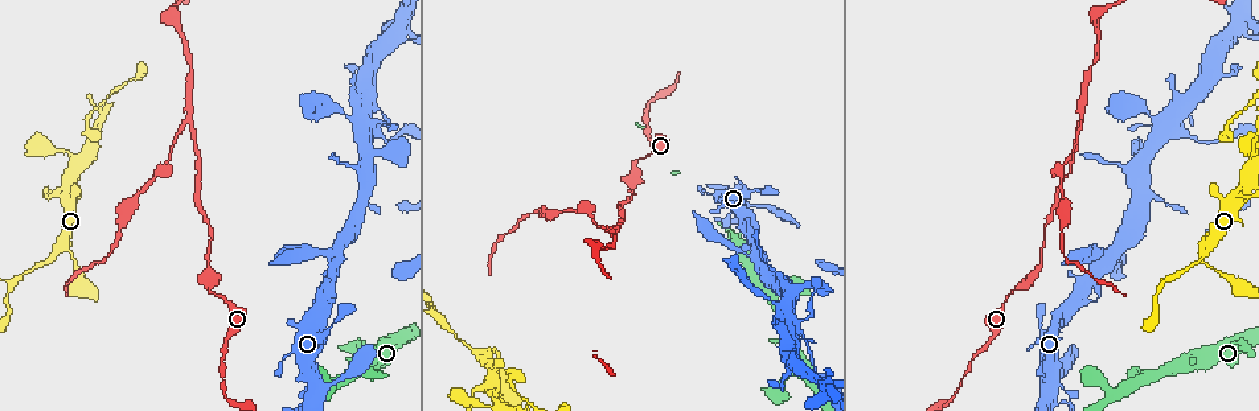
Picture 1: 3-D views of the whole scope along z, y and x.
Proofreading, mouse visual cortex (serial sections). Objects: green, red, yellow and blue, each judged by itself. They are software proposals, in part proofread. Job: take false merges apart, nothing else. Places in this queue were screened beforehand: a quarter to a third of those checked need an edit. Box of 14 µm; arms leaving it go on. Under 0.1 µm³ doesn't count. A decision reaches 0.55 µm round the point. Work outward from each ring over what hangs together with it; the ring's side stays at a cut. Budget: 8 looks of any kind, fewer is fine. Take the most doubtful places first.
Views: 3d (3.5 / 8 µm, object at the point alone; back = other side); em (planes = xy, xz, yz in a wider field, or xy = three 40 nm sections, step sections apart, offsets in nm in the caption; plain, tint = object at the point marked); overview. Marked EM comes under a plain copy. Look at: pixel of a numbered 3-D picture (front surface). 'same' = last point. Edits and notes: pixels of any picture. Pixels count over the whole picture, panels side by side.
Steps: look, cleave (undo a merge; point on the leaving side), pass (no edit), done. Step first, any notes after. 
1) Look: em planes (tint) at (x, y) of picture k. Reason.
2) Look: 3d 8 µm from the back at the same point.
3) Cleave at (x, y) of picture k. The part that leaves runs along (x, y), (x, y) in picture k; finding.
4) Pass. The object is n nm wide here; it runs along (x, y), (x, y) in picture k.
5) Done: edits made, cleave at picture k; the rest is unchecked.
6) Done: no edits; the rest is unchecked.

Look: 3d 3.5 µm at (1076, 124) of picture 1. Arms part here.

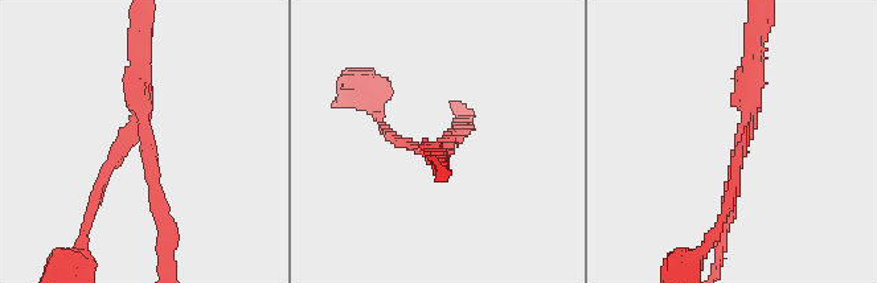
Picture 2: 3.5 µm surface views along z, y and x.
Look: em xy step 5 (tint) at (147, 143) of picture 2. 3 arms meet here; the arms are 150, 150, 200 nm wide.

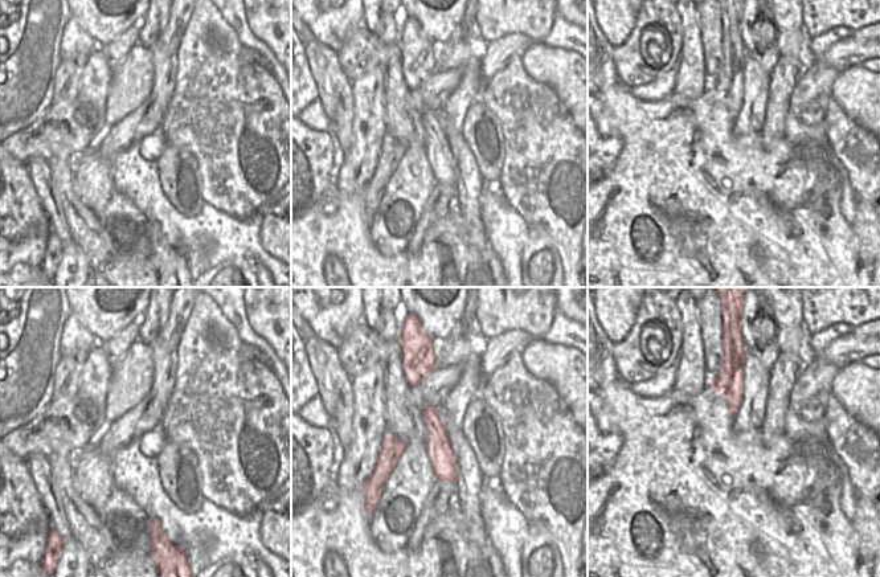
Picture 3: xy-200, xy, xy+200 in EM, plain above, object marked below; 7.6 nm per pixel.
Pass. The object is 190 nm wide here; it runs along (164, 221), (144, 140), (115, 156), (95, 201) in picture 2; continuous, no second cell.

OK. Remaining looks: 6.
Look: 3d 3.5 µm at (1202, 260) of picture 1. Sharp bend.

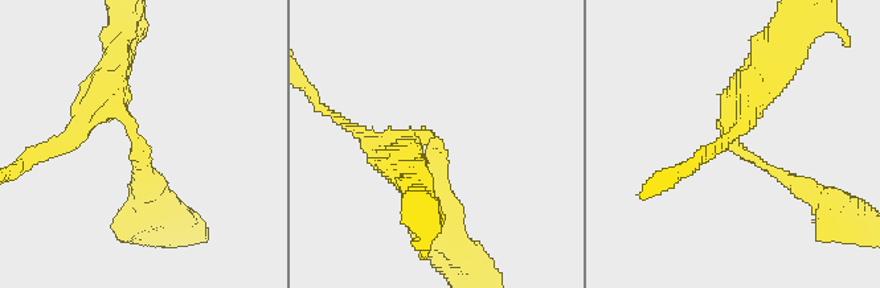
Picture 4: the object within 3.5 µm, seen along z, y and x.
Look: em planes (tint) at (430, 132) of picture 4. The arms are 150, 400 nm wide; now the EM.

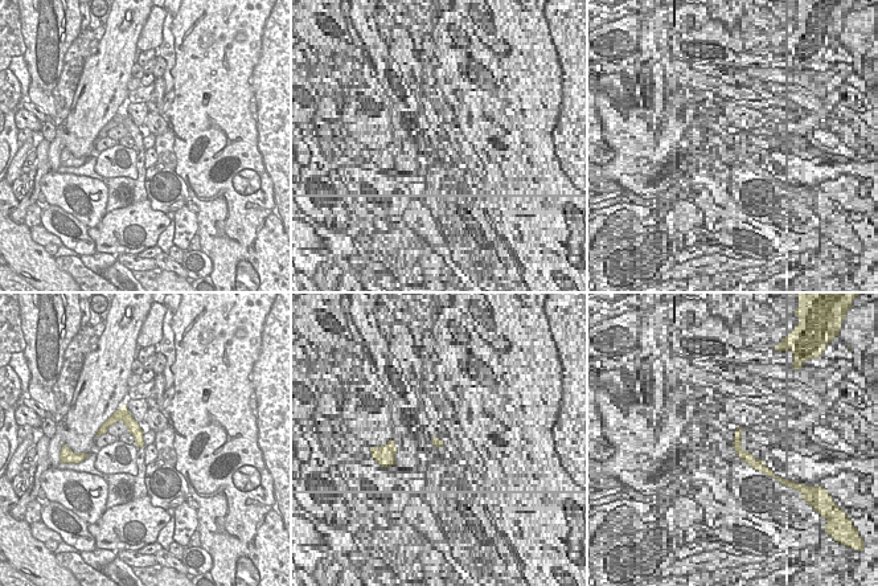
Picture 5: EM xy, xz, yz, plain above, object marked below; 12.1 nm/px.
Pass. It runs along (103, 429), (123, 417), (139, 442) in picture 5; all the same cell.

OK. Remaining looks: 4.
Look: 3d 3.5 µm at (1097, 27) of picture 1.

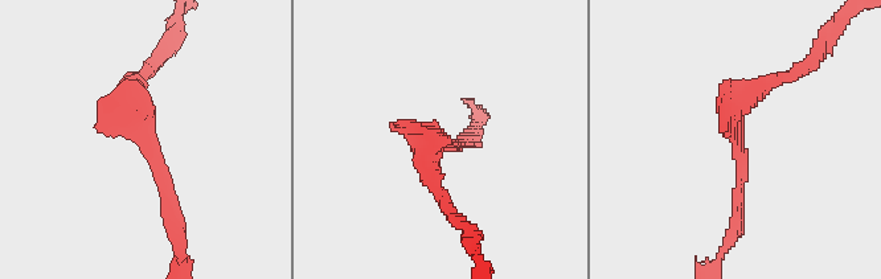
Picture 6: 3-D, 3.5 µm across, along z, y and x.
Look: em xy step 3 (tint) at (146, 141) of picture 6.

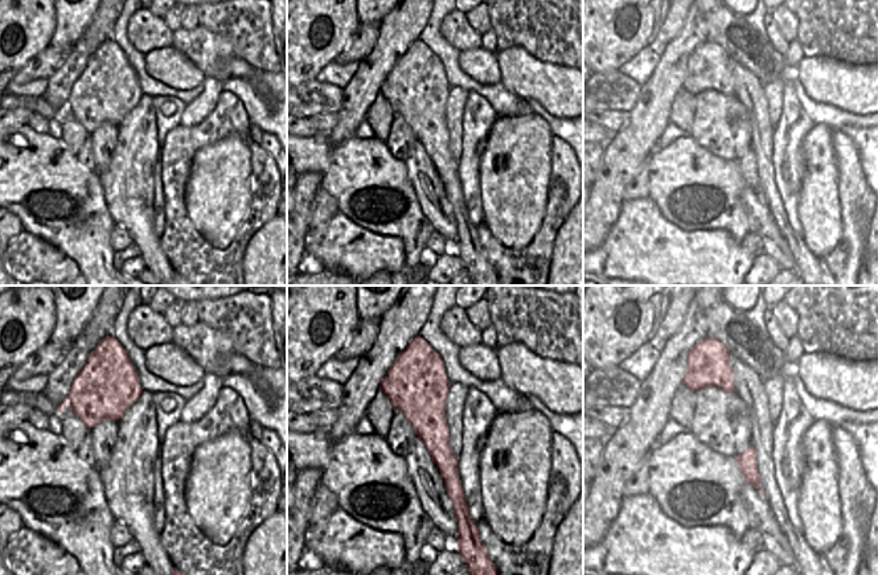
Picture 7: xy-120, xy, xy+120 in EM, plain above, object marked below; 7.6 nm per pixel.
Pass. Continuous, no second cell.

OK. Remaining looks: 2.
Done: no edits; the rest is unchecked.

